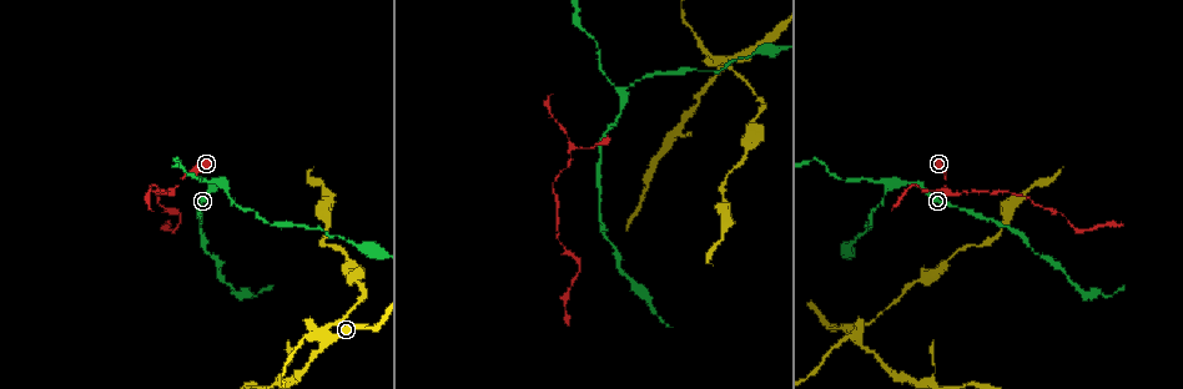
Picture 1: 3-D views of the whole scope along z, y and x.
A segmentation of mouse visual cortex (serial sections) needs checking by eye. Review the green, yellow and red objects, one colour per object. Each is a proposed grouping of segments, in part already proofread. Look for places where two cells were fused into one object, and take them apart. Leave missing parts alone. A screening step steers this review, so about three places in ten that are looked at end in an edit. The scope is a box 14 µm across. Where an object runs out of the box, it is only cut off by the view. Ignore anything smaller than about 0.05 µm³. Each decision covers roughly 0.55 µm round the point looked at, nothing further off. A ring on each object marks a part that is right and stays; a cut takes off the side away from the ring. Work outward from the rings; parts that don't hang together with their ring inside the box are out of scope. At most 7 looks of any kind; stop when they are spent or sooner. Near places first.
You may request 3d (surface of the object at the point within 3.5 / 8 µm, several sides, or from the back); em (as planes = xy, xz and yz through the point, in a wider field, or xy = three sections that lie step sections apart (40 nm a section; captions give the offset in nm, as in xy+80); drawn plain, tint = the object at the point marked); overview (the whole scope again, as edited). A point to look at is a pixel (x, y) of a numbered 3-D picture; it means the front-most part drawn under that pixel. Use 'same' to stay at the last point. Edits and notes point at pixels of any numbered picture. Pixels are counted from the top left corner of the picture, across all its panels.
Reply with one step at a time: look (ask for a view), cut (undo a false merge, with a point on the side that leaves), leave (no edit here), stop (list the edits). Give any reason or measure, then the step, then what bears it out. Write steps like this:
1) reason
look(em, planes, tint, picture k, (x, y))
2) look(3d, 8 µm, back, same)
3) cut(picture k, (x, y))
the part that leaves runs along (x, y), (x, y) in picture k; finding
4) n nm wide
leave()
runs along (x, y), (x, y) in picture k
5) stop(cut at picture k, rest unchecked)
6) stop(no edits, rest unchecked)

three arms meet
look(3d, 8 µm, picture 1, (223, 186))

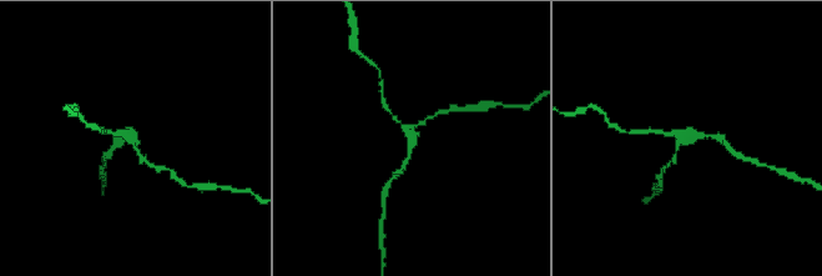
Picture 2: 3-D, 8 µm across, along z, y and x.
need the tissue
look(em, planes, tint, picture 2, (135, 135))

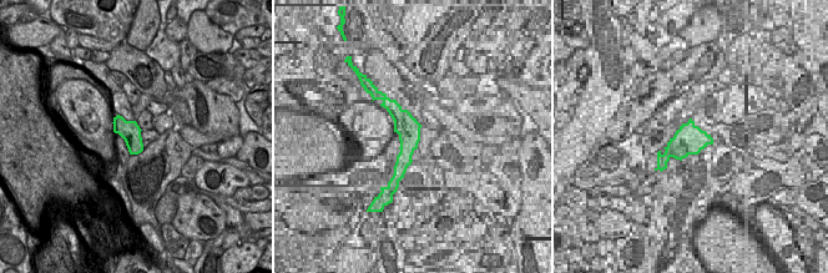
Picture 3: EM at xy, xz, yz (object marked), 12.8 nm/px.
cut(picture 2, (142, 160))
the part that leaves runs along (134, 145), (149, 164), (172, 174) in picture 2; a second cell is stuck on

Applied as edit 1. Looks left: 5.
sharp bend
look(3d, 8 µm, back, picture 1, (178, 185))

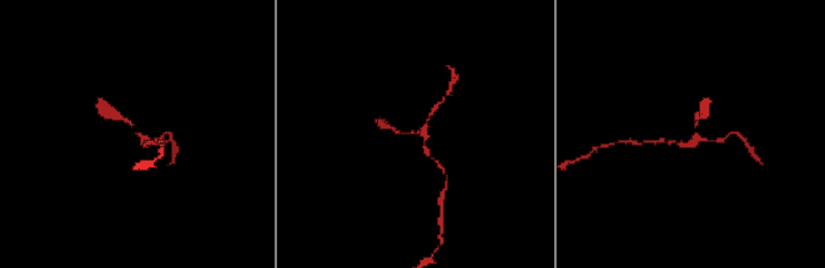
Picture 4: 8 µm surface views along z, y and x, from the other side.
zoom in
look(3d, 3.5 µm, picture 4, (412, 133))

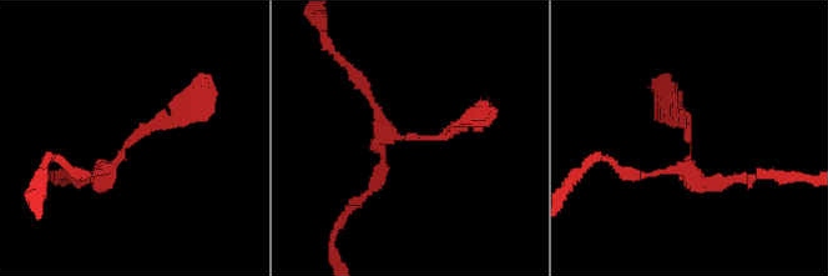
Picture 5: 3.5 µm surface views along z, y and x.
look(em, xy, step 5, tint, picture 5, (403, 138))

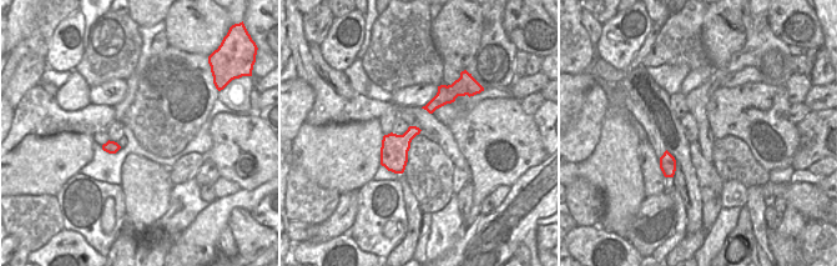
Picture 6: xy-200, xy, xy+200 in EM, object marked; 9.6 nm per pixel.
220 nm wide
leave()
runs along (188, 113), (150, 120), (101, 181) in picture 5; all the same cell

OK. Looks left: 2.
stop(cut at picture 2, rest unchecked)

